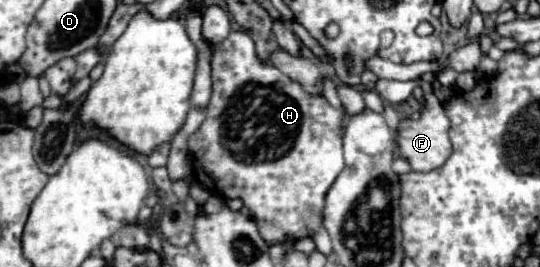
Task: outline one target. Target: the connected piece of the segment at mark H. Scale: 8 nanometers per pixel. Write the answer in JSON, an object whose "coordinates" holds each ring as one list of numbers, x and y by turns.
{"coordinates":[[243,29,231,31,227,35,227,39,223,43,219,43,219,47,215,49,211,67,213,67,213,95,211,95,211,103,207,107,207,119,203,121,199,131,195,131,195,135,191,135,191,139,189,139,189,155,191,155,191,161,193,161,193,171,195,171,197,181,213,195,219,195,219,197,225,197,225,199,235,199,235,197,243,199,243,203,245,203,245,207,249,207,249,211,253,215,253,221,257,223,263,239,267,239,269,245,275,243,275,241,285,241,285,239,313,237,315,231,321,227,321,221,323,221,325,195,331,189,331,185,335,183,335,179,339,177,339,173,345,169,343,141,341,141,341,135,343,135,343,115,337,109,333,109,323,95,307,93,301,83,291,81,285,73,281,73,273,65,261,61,259,55,257,55,257,49,255,49,255,41]]}

